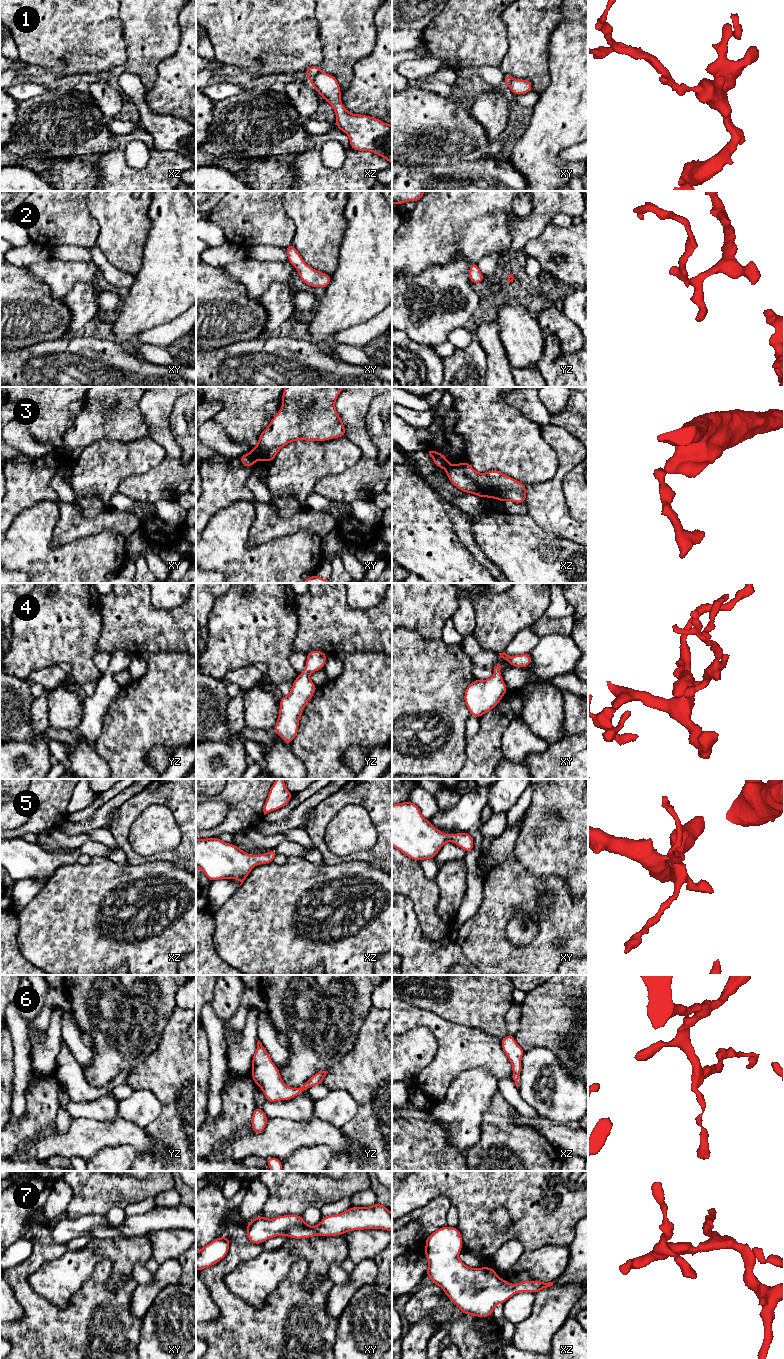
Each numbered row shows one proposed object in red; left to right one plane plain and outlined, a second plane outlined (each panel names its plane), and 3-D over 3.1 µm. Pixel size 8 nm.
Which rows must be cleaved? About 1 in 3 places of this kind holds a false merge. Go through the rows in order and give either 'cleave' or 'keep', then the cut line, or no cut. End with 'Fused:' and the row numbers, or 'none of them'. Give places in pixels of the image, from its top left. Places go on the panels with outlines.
1: cleave; cut in xz along (321, 71), (310, 81)
2: keep; no cut
3: cleave; cut in xy along (250, 453), (255, 460)
4: keep; no cut
5: keep; no cut
6: keep; no cut
7: keep; no cut
Fused: 1, 3

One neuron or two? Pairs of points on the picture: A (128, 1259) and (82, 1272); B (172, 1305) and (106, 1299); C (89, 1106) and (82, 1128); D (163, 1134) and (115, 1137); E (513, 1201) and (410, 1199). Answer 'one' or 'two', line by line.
A: one
B: two
C: two
D: two
E: one

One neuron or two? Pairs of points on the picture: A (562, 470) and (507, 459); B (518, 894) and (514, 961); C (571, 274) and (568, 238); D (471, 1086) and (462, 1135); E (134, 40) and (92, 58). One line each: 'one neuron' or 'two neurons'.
A: two neurons
B: one neuron
C: one neuron
D: one neuron
E: two neurons

